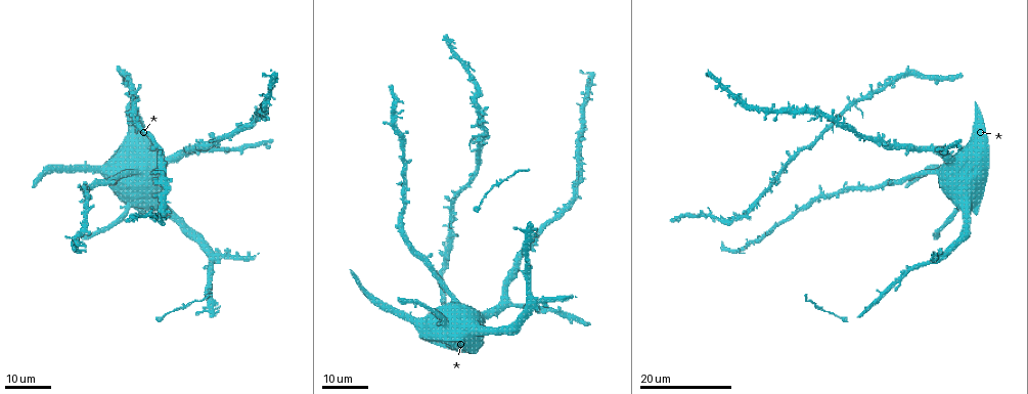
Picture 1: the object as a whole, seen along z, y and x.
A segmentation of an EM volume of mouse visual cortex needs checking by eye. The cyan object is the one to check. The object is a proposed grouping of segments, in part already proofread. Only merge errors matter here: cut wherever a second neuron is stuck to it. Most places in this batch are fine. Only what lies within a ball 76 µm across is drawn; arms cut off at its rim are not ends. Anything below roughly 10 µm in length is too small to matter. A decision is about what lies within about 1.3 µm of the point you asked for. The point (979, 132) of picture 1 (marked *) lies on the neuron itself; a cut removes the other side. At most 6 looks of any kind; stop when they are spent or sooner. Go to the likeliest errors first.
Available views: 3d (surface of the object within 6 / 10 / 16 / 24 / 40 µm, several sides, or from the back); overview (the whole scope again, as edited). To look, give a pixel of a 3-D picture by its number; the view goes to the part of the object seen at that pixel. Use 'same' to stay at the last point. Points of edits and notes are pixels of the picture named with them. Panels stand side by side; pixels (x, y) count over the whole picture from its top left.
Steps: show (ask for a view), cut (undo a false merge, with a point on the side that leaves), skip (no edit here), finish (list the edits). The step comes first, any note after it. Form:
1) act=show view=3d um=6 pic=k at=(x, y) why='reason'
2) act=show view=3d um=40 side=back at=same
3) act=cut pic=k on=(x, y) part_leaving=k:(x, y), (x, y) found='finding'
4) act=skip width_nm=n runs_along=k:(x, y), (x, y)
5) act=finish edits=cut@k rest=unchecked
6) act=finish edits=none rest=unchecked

act=show view=3d um=16 pic=1 at=(453, 299)

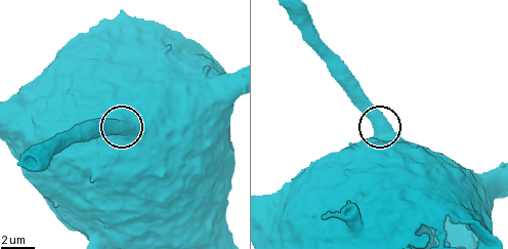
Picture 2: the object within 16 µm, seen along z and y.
act=show view=3d um=6 pic=2 at=(382, 130) why='closer look'

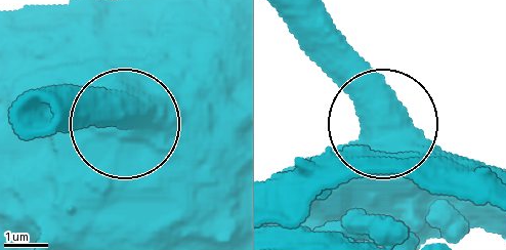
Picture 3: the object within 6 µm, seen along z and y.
act=skip found='continuous, no second neuron'

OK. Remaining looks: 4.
act=show view=3d um=24 pic=1 at=(840, 113) why='three-way junction'

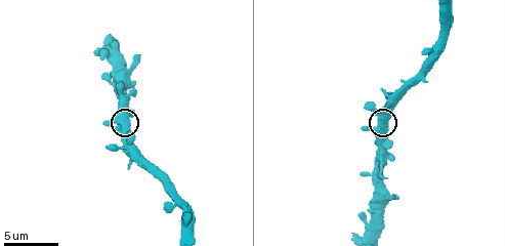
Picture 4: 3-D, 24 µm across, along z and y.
act=show view=3d um=10 pic=4 at=(122, 121)

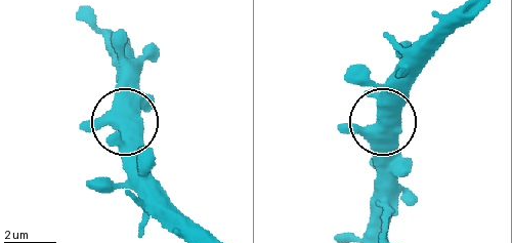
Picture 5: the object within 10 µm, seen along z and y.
act=skip arms=3 found='all the same neuron'

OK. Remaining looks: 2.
act=show view=3d um=16 pic=1 at=(931, 147)

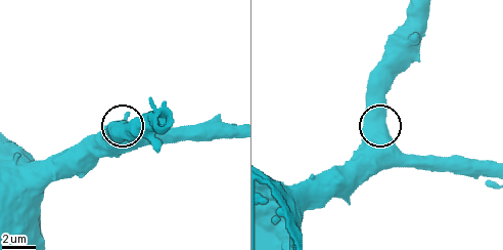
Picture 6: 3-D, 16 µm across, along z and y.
act=show view=3d um=10 at=same

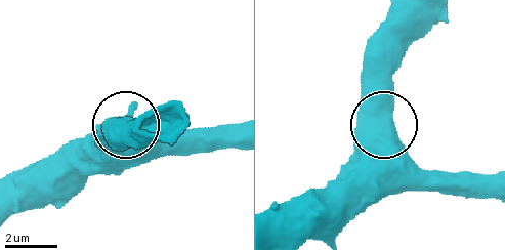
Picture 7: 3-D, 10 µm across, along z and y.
act=skip side_arm_um=20 found='continuous, no second neuron'

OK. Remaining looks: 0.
act=finish edits=none rest=unchecked

